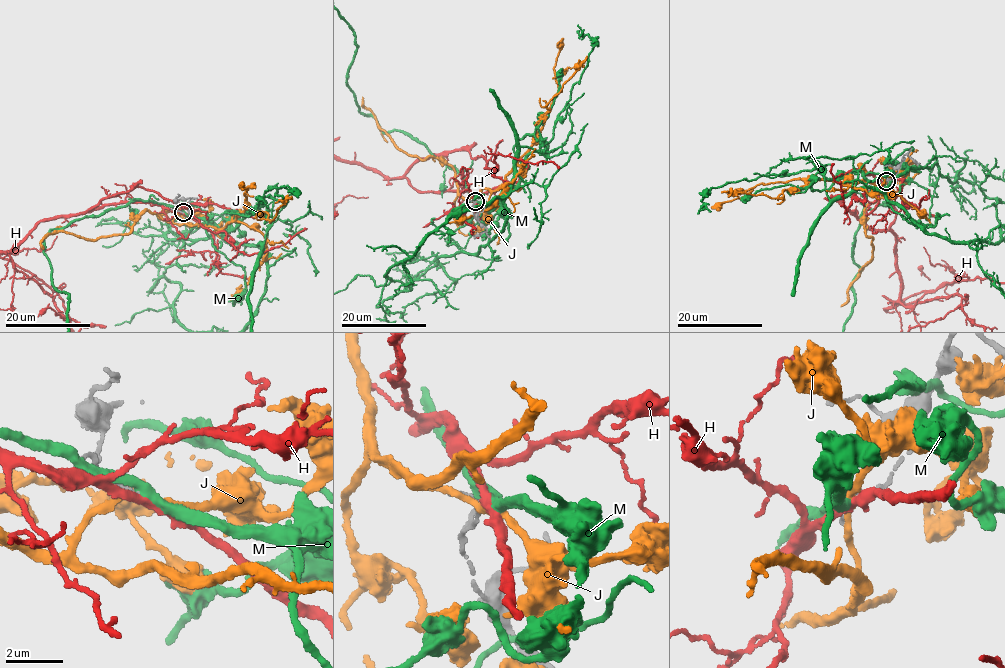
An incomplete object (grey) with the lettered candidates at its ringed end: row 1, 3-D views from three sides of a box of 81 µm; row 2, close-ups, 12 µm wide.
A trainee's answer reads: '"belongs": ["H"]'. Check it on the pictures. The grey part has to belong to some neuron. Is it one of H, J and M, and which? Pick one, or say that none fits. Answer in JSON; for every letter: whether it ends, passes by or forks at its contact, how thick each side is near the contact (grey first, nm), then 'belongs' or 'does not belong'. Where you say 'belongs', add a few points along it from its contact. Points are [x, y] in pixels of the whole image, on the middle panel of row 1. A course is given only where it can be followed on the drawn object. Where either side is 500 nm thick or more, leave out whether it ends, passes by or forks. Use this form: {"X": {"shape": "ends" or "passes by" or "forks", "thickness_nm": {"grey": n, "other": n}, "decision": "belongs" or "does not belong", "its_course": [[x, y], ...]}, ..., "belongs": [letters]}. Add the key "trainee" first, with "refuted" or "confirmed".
{"trainee": "refuted", "H": {"shape": "passes by", "thickness_nm": {"grey": 120, "other": 300}, "decision": "does not belong"}, "J": {"shape": "passes by", "thickness_nm": {"grey": 140, "other": 240}, "decision": "does not belong"}, "M": {"shape": "passes by", "thickness_nm": {"grey": 130, "other": 380}, "decision": "does not belong"}, "belongs": []}

